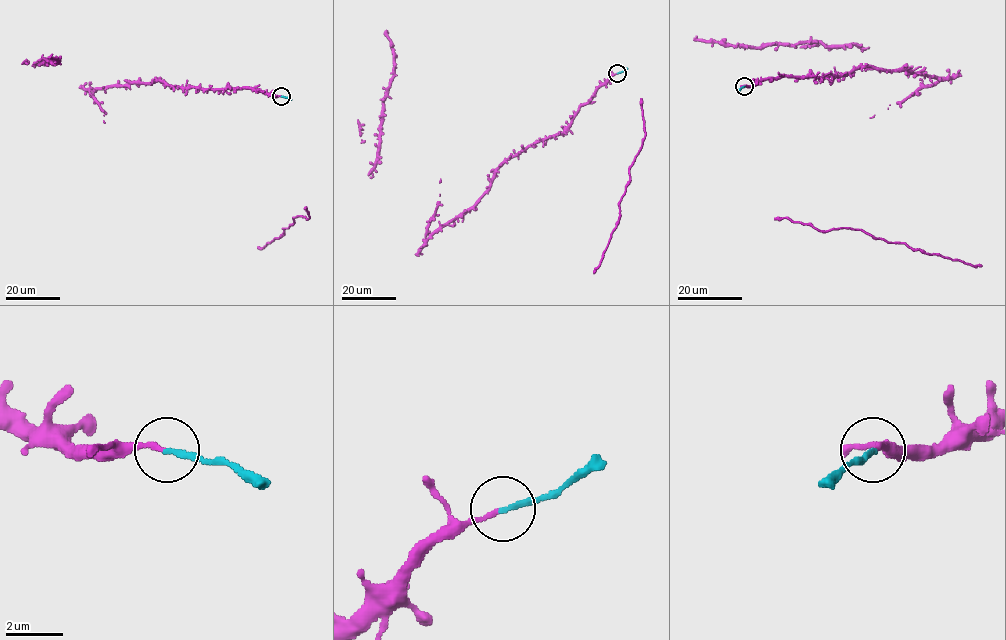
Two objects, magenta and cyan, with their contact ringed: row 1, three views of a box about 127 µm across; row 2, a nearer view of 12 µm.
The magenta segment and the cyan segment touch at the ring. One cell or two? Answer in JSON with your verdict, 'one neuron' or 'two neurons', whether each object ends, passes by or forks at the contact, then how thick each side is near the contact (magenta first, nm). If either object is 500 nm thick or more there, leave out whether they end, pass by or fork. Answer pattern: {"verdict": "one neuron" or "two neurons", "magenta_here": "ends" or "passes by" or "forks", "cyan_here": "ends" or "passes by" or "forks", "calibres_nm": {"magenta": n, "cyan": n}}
{"verdict": "one neuron", "magenta_here": "ends", "cyan_here": "ends", "calibres_nm": {"magenta": 160, "cyan": 200}}

